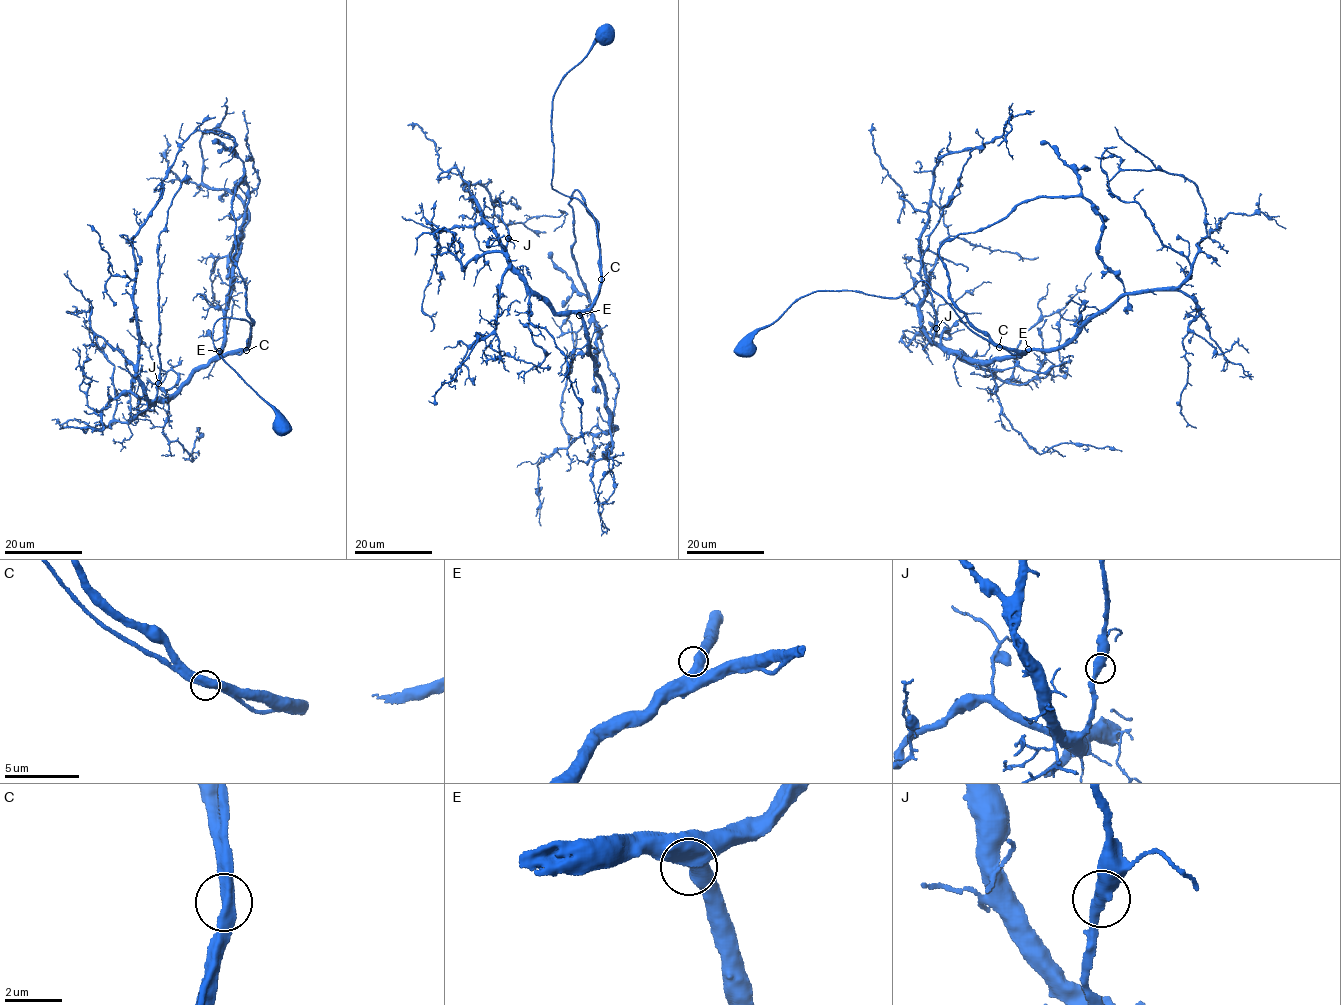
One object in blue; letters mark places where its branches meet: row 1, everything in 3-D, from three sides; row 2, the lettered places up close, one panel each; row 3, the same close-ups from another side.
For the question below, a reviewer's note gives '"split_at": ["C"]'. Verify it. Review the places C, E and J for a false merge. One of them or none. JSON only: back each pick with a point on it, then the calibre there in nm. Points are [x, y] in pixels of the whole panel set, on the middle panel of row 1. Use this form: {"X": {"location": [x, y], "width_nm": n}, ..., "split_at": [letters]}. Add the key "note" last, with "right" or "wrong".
{"split_at": [], "note": "wrong"}

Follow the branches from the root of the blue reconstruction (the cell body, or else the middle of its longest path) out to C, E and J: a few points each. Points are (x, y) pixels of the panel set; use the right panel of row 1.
C: (745, 348), (745, 352), (759, 330), (812, 292), (852, 290), (900, 297), (922, 280), (973, 331), (999, 346)
E: (745, 348), (759, 330), (812, 292), (852, 290), (900, 297), (922, 280), (973, 331), (1022, 353), (1028, 349)
J: (745, 348), (812, 292), (900, 297), (922, 280), (973, 331), (1023, 353), (960, 357), (933, 341), (936, 328)

